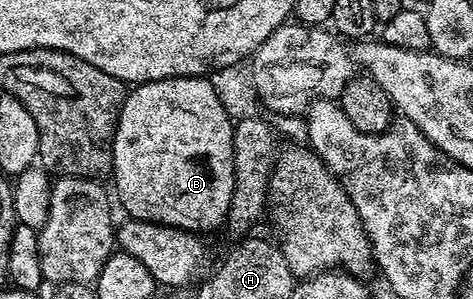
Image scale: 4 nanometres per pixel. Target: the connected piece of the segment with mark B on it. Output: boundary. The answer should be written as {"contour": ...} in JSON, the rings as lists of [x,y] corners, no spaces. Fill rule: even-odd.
{"contour":[[[177,76],[167,80],[153,80],[147,84],[131,87],[126,93],[126,101],[118,115],[118,129],[114,135],[114,171],[112,181],[118,191],[118,200],[127,213],[127,217],[135,220],[147,220],[153,224],[167,224],[169,228],[183,228],[186,232],[207,234],[213,228],[226,224],[226,215],[232,202],[232,186],[234,185],[234,126],[230,120],[230,112],[222,105],[216,89],[210,85],[211,81],[205,76]]]}

